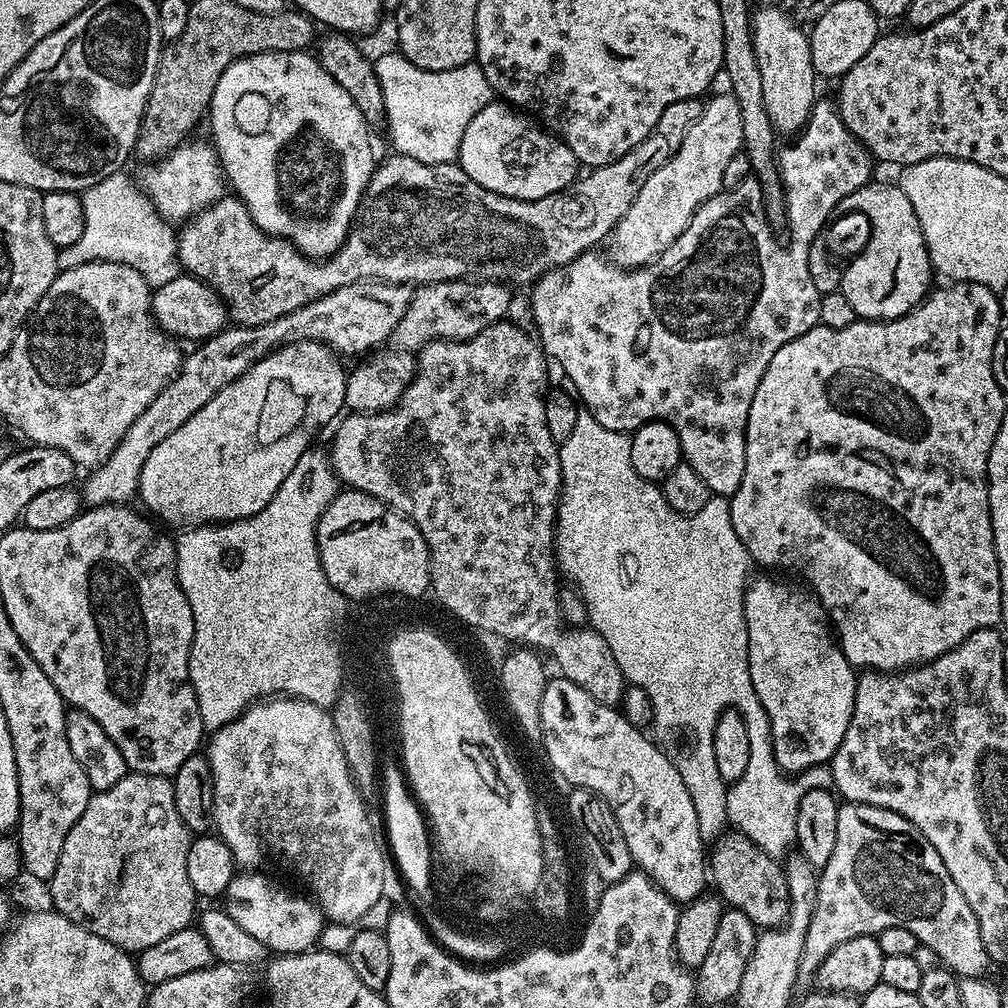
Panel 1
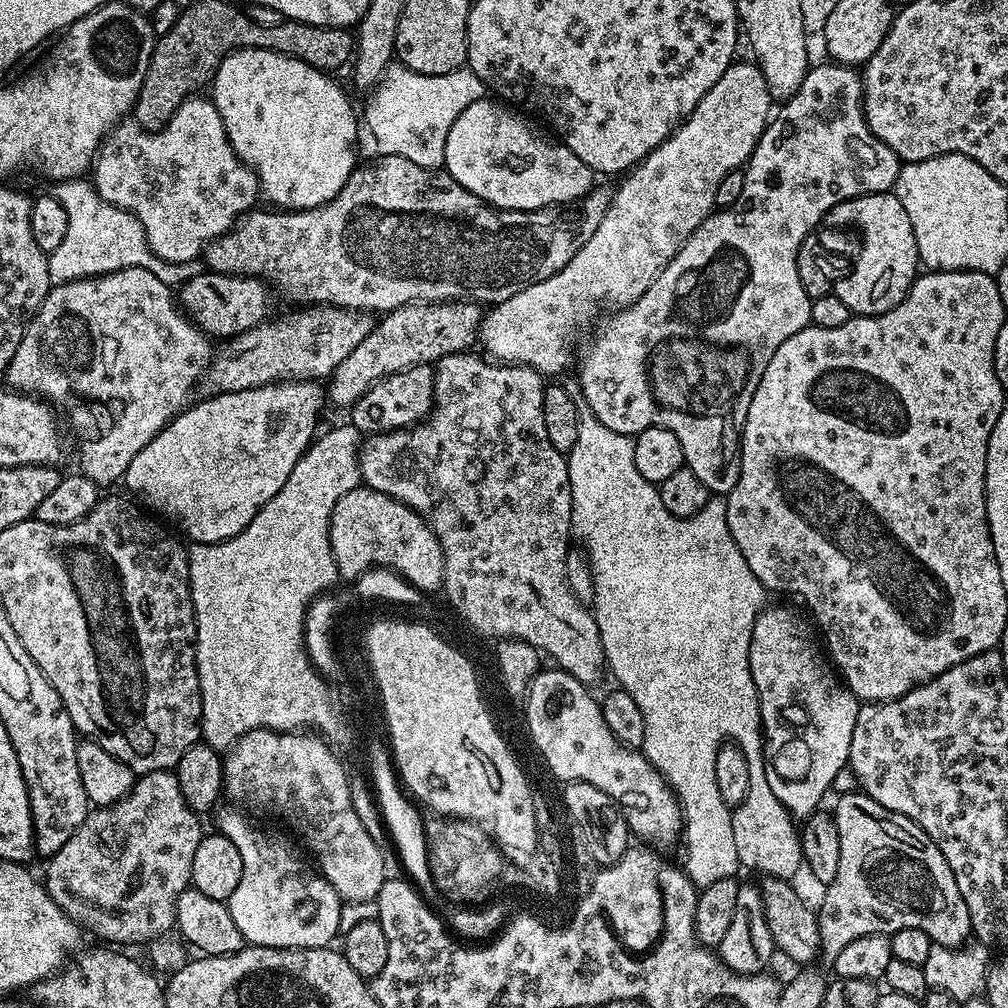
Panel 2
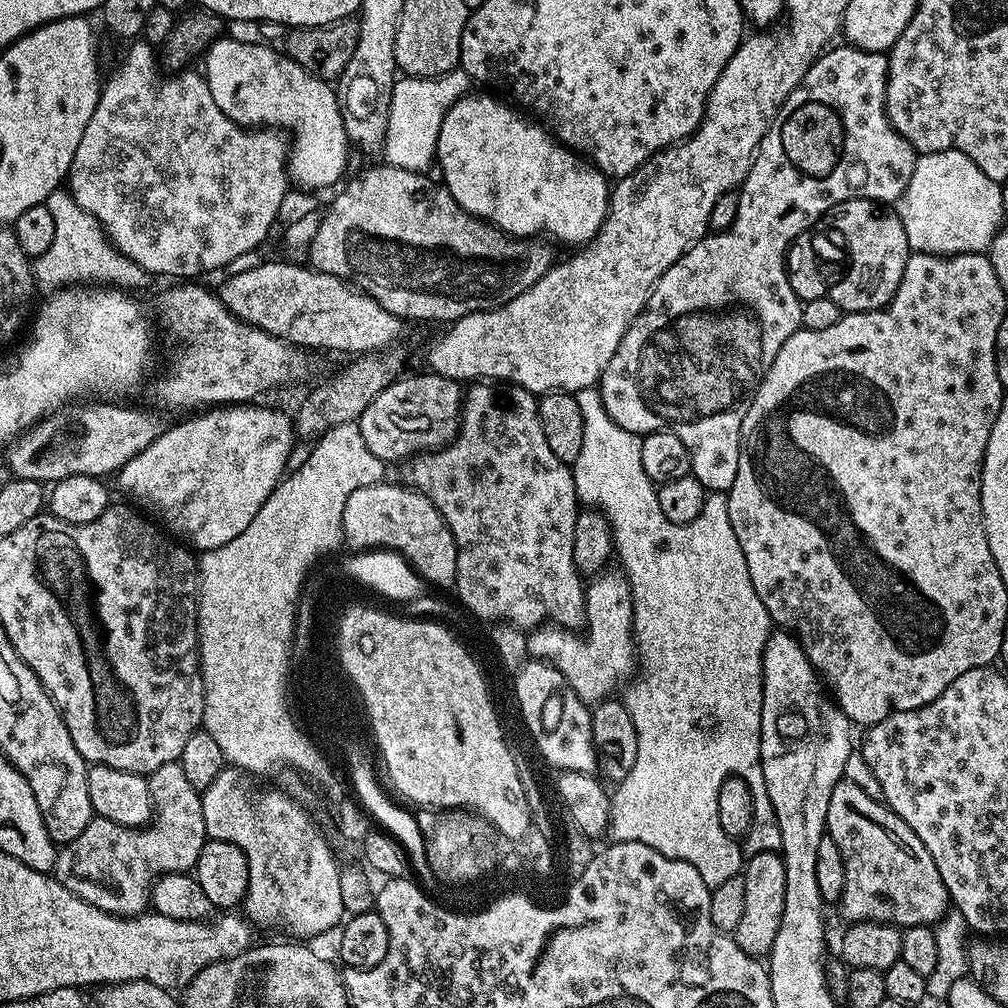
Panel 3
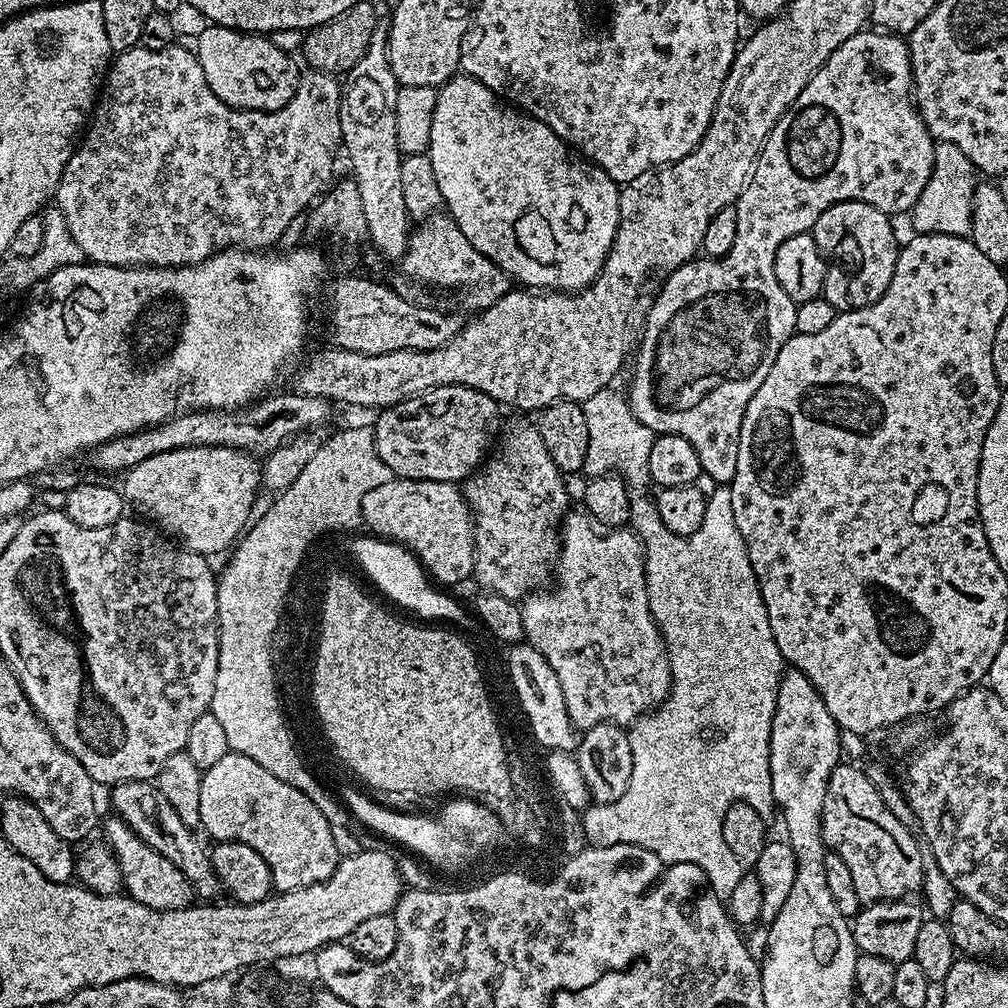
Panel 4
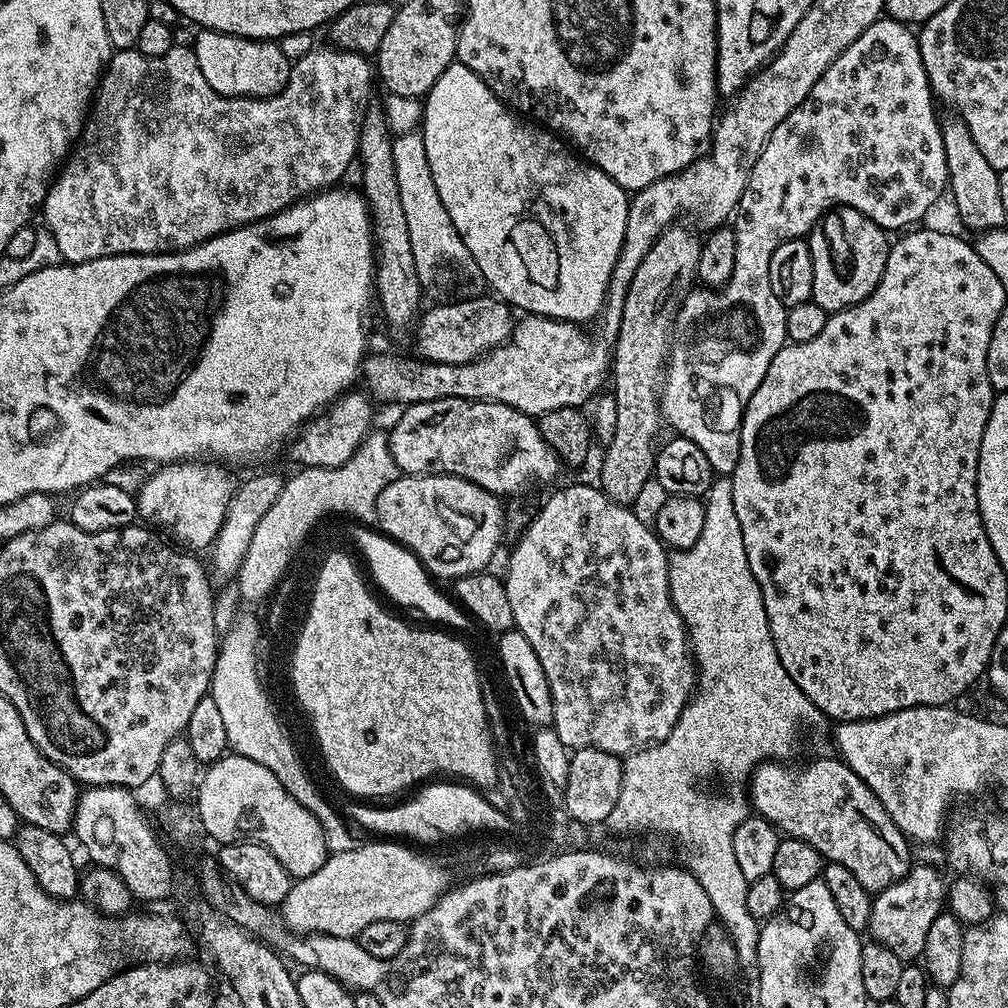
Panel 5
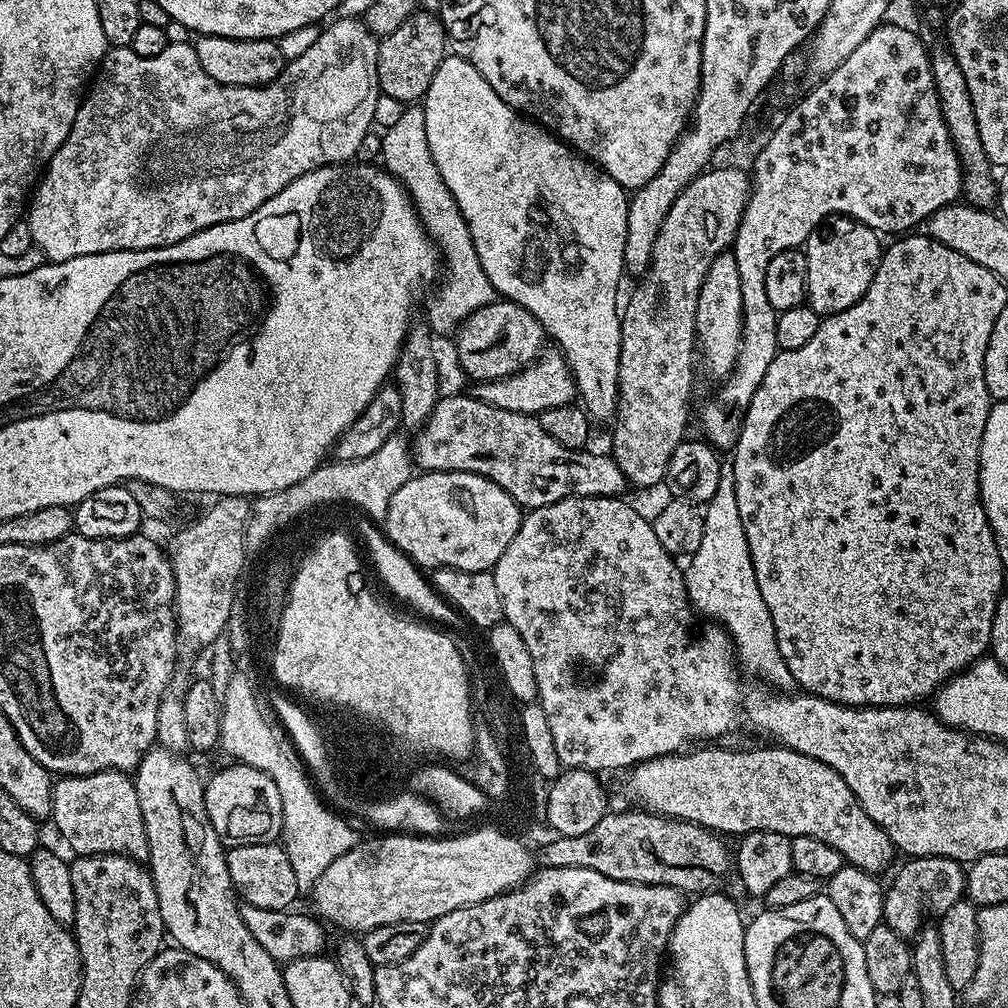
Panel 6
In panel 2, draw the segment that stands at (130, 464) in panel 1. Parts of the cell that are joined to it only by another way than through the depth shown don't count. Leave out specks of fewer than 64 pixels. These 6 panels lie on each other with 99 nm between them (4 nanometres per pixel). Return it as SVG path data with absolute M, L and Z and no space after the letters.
M308 306L303 309L305 311L301 316L292 316L289 320L275 320L275 318L269 319L267 322L254 326L250 330L246 330L242 334L231 337L227 341L228 344L224 349L217 351L213 355L212 363L209 364L206 373L206 384L208 380L208 392L215 394L218 392L237 392L238 390L246 390L247 388L257 388L263 384L270 384L273 382L312 382L321 376L321 378L327 378L332 375L332 371L338 366L338 362L344 361L347 356L358 347L358 342L362 342L362 338L366 338L366 334L370 334L370 330L374 327L374 320L371 315L366 311L361 310L349 310L346 308L334 308L331 306Z

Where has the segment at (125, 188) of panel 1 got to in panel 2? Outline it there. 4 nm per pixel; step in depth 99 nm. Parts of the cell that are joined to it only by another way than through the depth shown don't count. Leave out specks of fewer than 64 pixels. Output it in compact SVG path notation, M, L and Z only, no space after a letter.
M91 179L59 181L54 194L66 209L68 228L66 238L59 244L58 250L47 253L48 279L53 285L85 280L87 276L105 276L123 268L145 268L154 274L154 278L162 278L164 284L180 286L202 271L201 265L196 262L167 264L155 256L138 218L103 200L96 193Z

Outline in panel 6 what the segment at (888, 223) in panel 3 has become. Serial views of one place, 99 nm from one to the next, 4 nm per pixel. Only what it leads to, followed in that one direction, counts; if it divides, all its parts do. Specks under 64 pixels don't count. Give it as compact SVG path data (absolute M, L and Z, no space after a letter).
M835 215L827 226L815 228L802 245L808 275L808 307L823 318L857 304L866 294L880 265L882 243L879 239L876 229L848 216Z

